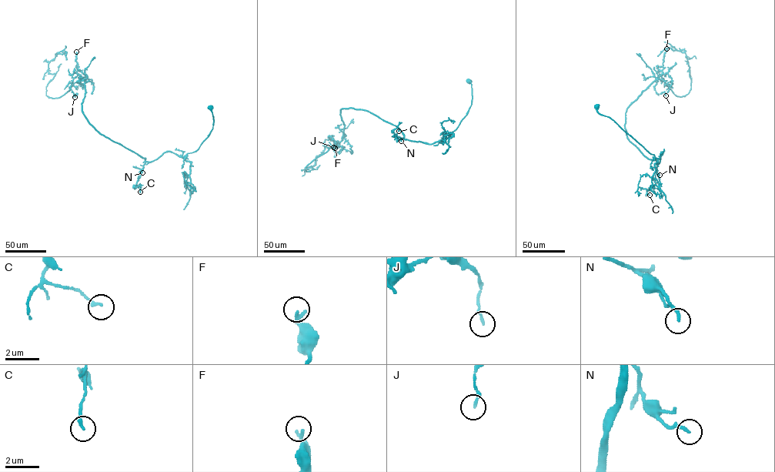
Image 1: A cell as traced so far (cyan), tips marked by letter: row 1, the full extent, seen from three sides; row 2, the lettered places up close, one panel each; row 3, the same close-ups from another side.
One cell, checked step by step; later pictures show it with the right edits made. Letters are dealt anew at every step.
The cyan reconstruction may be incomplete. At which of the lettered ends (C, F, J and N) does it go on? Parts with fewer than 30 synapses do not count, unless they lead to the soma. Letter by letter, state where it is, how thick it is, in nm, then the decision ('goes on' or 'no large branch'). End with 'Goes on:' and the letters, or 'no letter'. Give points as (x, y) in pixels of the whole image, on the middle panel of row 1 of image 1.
C: at (399, 131); 180 nm thick; no large branch
F: at (335, 148); 200 nm thick; no large branch
J: at (333, 147); 150 nm thick; no large branch
N: at (401, 141); 170 nm thick; no large branch
Goes on: no letter

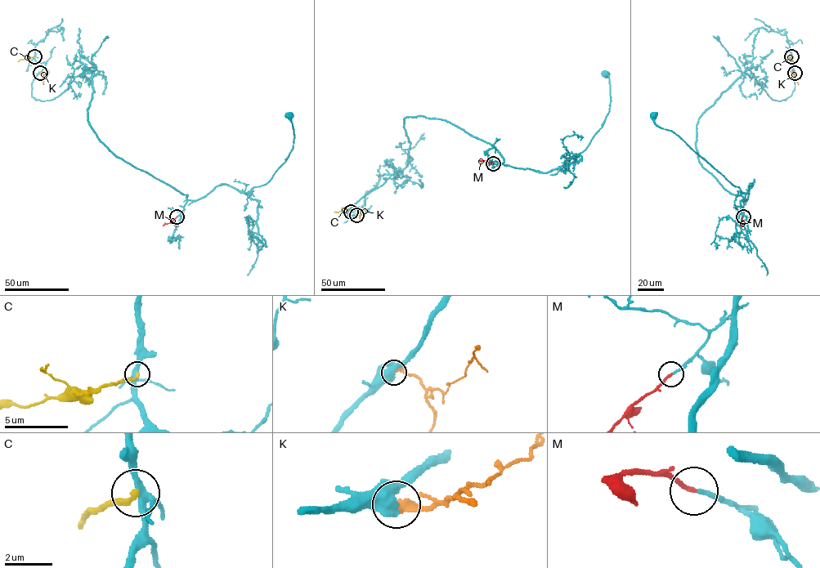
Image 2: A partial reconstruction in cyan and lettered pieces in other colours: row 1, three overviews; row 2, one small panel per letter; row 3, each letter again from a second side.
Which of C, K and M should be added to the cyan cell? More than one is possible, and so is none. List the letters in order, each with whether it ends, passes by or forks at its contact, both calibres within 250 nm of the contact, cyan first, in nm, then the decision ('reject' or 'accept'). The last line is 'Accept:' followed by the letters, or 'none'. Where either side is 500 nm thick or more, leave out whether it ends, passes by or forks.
C: it ends; calibres 300 and 280 nm; reject
K: calibres 550 and 480 nm; reject
M: it ends; calibres 170 and 170 nm; accept
Accept: M

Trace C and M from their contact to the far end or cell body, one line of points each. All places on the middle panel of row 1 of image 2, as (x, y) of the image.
C: (351, 212), (346, 209), (333, 212)
M: (493, 163), (479, 161)

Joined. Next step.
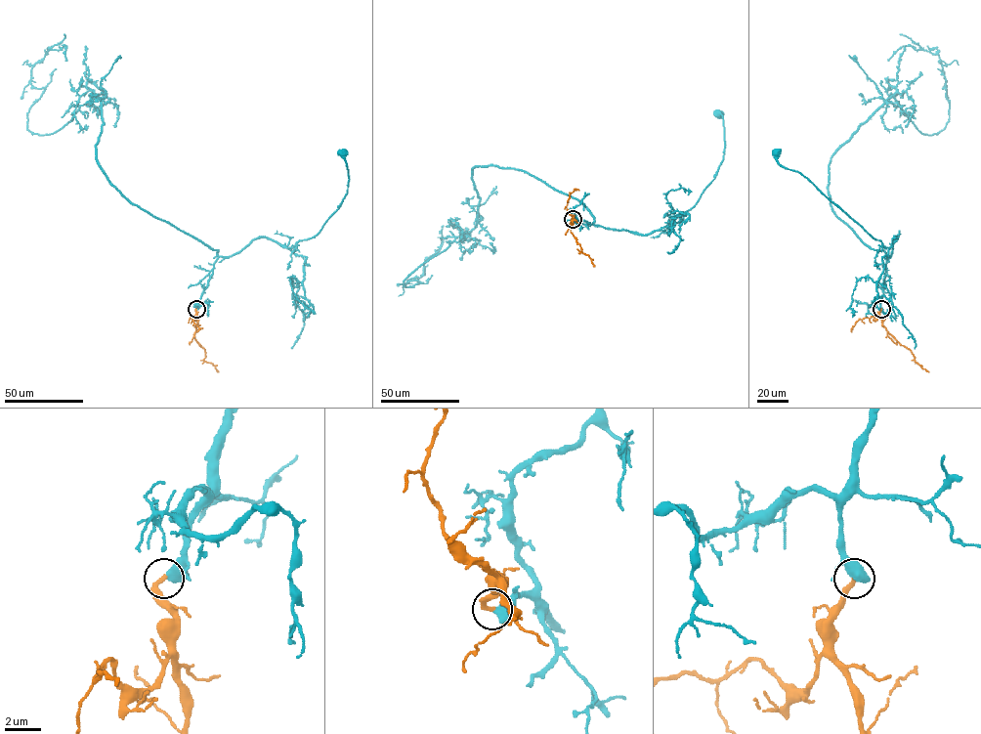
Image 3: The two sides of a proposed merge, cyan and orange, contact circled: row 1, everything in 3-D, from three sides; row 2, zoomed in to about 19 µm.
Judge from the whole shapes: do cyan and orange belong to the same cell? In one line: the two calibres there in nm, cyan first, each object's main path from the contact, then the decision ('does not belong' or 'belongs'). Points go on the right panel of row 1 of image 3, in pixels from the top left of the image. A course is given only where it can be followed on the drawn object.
500/300 nm | cyan via (881, 309), (886, 258), (897, 237), (885, 247), (807, 178), (783, 167), (777, 152) | orange via (881, 309), (882, 324), (928, 371) | belongs

